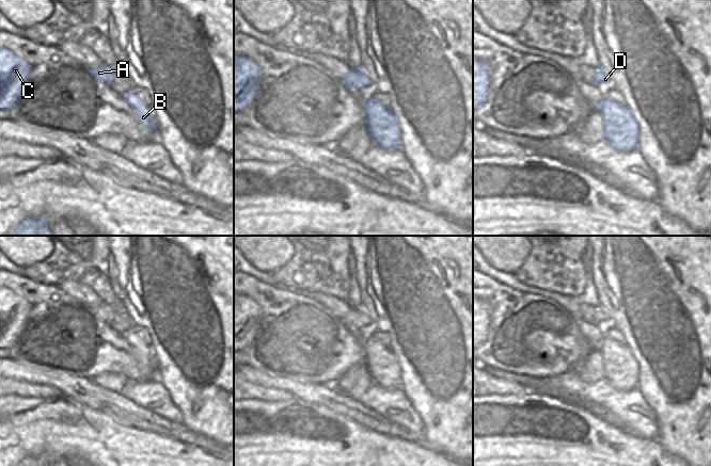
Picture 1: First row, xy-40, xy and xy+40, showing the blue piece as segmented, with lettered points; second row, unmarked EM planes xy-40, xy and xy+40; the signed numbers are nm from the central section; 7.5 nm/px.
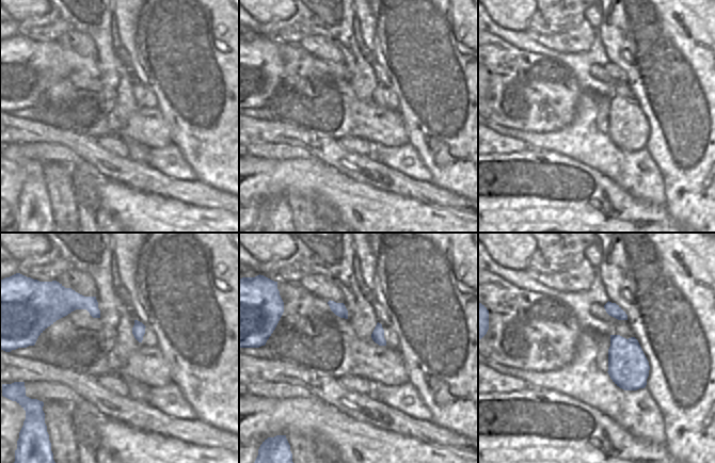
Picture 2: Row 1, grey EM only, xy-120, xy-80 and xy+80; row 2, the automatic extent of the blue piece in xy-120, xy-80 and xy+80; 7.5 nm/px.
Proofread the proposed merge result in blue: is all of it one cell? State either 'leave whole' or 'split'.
leave whole

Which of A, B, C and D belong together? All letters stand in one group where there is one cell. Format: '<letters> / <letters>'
A B C D

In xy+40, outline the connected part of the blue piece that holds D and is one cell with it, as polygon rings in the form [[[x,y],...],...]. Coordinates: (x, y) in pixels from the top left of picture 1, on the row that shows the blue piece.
[[[600,65],[598,67],[595,67],[595,81],[597,84],[610,85],[612,83],[612,79],[607,70]]]

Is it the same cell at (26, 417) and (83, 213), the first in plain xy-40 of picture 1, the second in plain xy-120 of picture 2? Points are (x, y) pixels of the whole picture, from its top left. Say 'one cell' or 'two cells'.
two cells

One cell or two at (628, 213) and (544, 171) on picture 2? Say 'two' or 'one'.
one

